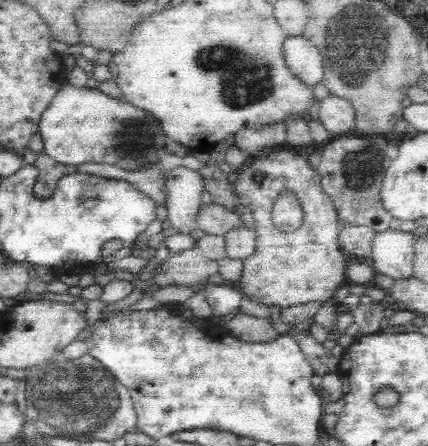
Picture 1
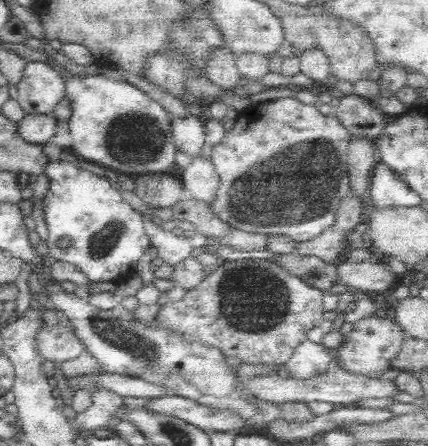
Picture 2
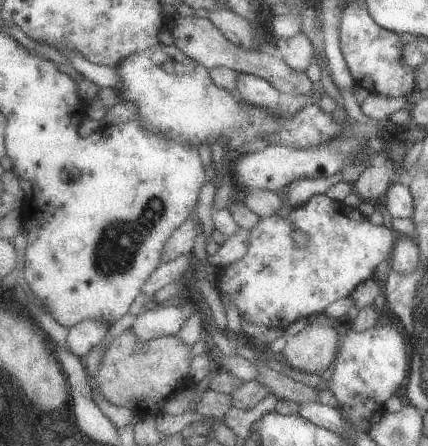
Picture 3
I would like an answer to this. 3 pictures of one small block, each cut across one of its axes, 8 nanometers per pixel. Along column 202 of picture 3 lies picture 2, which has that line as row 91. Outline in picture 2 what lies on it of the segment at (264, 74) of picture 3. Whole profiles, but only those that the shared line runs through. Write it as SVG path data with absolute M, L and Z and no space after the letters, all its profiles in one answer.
M43 61L28 62L24 68L24 78L18 84L17 102L26 115L33 113L53 113L54 108L66 97L66 80L56 70Z

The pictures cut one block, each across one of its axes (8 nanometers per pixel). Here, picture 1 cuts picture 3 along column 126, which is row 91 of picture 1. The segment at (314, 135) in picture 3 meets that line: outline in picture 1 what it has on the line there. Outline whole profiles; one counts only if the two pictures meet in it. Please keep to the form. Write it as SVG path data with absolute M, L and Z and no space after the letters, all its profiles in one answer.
M64 84L48 109L41 117L39 132L44 139L43 152L62 165L78 166L86 162L110 164L127 171L140 170L156 165L161 160L160 151L166 152L168 135L162 131L160 121L150 112L144 112L124 99L119 100L103 94L98 88Z

